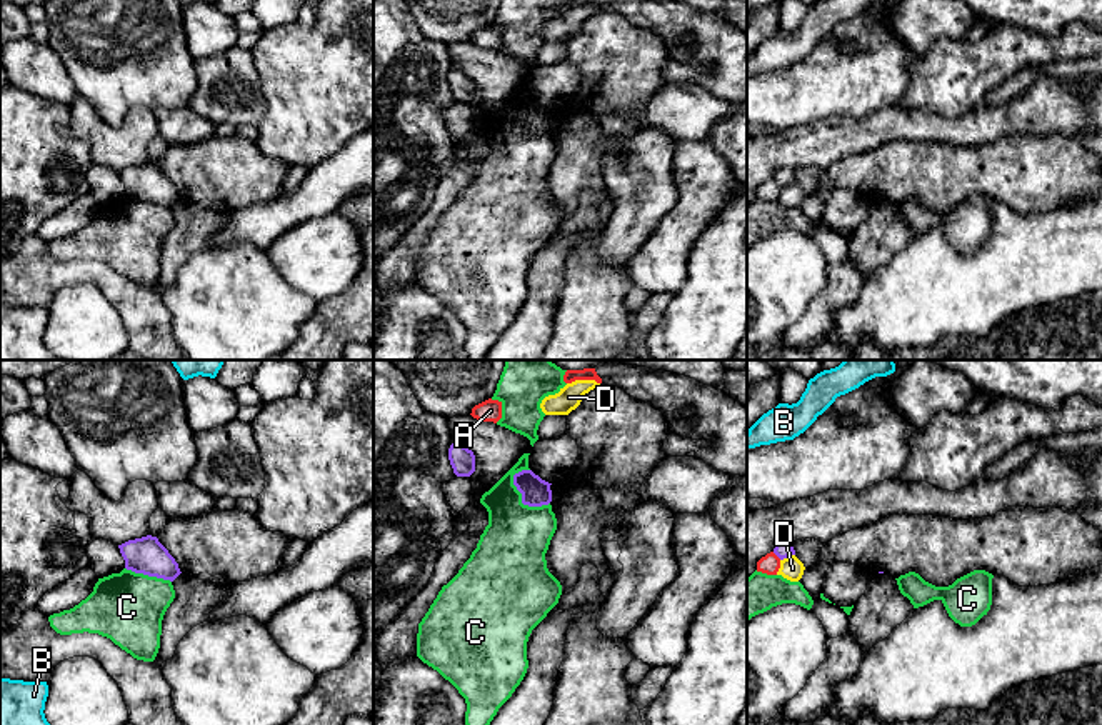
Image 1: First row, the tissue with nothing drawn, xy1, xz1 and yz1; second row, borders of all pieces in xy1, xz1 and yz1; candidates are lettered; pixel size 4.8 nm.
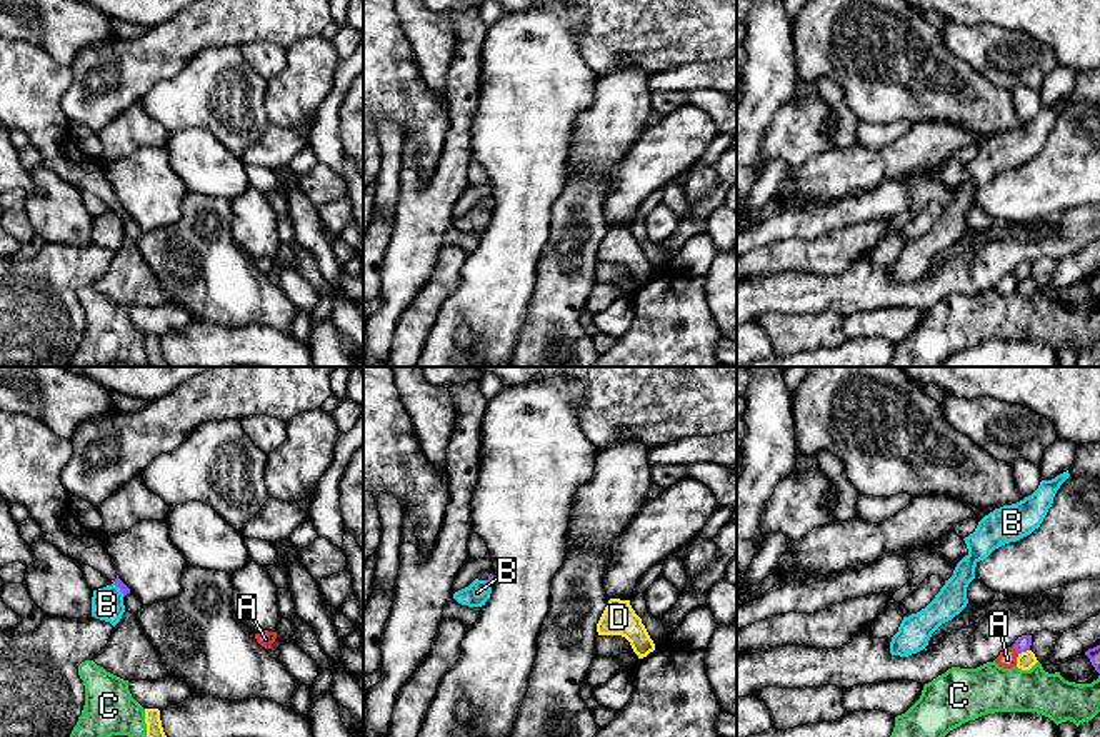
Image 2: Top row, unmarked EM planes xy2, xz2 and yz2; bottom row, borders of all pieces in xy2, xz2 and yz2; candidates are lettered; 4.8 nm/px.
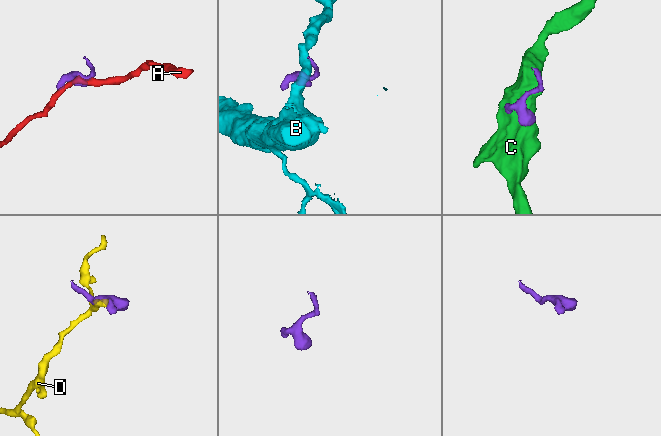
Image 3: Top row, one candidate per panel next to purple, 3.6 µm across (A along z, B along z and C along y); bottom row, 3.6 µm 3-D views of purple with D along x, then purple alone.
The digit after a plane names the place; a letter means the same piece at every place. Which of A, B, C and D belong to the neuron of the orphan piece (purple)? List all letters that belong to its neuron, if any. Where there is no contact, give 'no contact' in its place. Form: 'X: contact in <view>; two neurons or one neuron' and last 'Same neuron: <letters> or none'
A: contact in yz1; two neurons
B: contact in xy2; two neurons
C: contact in xz1; two neurons
D: contact in yz1; two neurons
Same neuron: none

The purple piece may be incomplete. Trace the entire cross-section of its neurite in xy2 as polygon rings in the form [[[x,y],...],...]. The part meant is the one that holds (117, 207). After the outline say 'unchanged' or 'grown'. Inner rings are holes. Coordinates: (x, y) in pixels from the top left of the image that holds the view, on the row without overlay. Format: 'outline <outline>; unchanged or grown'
outline [[[0,37],[0,122],[8,130],[20,130],[28,137],[30,143],[42,153],[43,167],[78,190],[98,197],[125,223],[130,220],[130,215],[117,202],[115,192],[105,175],[105,163],[83,155],[70,137],[70,122],[62,112],[60,100],[72,80],[73,72],[70,65],[53,60],[43,48],[23,40]]]; grown

